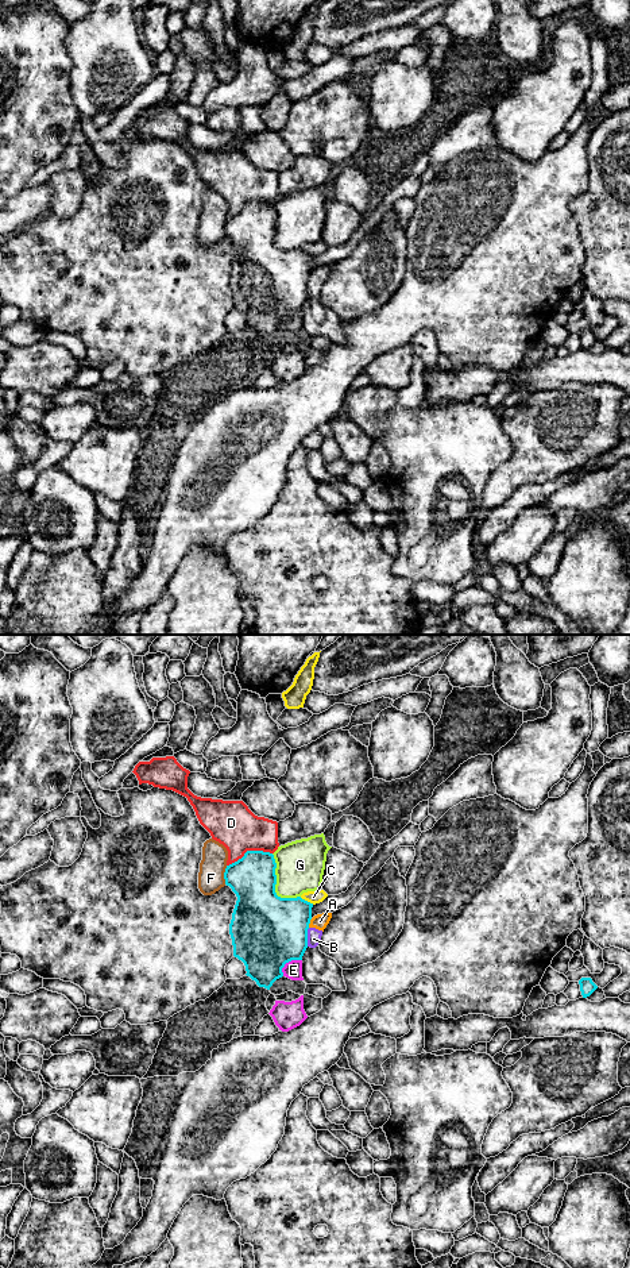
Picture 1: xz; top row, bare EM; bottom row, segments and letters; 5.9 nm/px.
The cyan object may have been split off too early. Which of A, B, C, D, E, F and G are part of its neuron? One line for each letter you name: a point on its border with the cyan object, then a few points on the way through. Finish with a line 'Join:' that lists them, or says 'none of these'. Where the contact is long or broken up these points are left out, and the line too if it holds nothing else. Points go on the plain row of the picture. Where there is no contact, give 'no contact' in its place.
Join: none of these

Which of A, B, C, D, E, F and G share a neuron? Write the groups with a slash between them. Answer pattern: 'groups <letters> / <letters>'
groups A B / C / D / E / F / G

